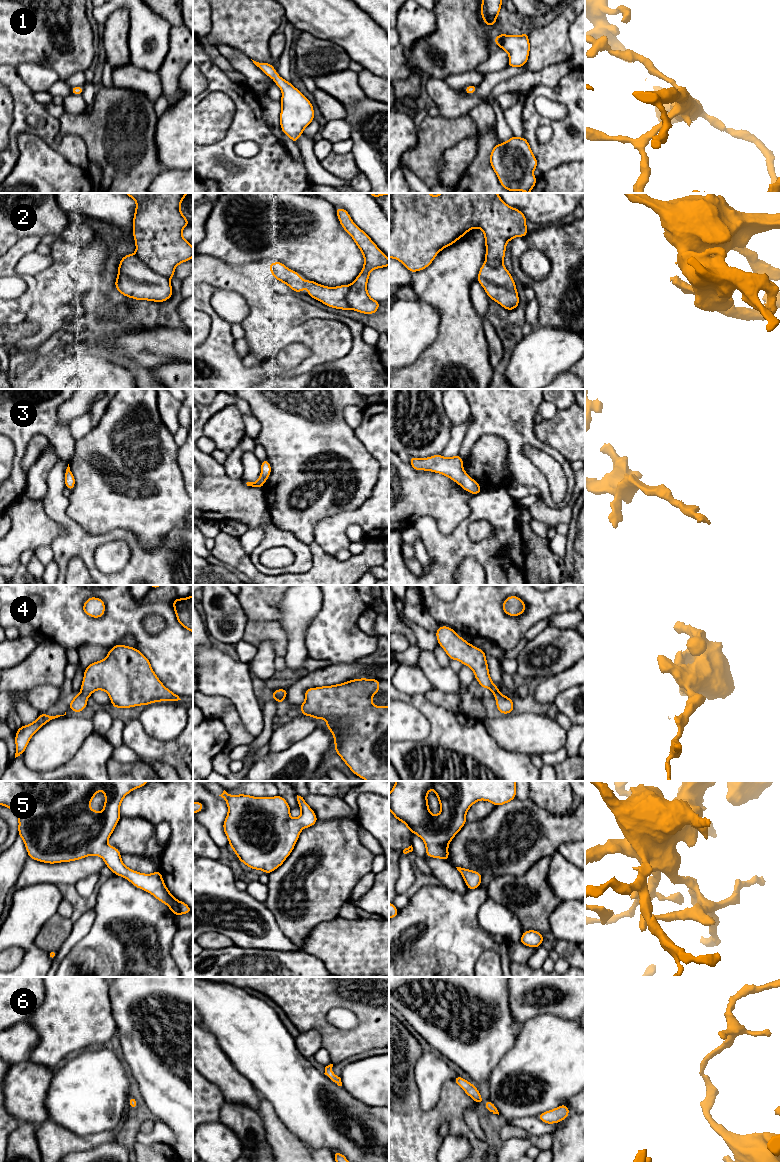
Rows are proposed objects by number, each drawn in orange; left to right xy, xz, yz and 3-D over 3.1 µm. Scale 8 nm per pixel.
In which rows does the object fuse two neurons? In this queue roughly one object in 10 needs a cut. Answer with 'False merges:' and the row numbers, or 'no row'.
False merges: no row

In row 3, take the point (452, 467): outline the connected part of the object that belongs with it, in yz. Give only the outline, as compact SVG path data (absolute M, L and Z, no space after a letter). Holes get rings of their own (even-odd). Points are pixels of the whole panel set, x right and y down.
M441 454L428 458L410 456L410 464L416 471L425 470L445 475L473 495L482 492L478 482L464 471L463 459L459 455L451 458L445 458Z

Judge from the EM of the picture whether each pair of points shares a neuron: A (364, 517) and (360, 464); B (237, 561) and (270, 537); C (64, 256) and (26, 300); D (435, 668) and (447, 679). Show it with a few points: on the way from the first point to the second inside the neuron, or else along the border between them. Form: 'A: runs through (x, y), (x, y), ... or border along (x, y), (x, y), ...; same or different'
A: border along (376, 483), (373, 492), (358, 507), (341, 511); different
B: border along (250, 555), (252, 563), (265, 573); different
C: border along (34, 276), (36, 289), (30, 305); different
D: runs through (438, 671), (444, 677); same

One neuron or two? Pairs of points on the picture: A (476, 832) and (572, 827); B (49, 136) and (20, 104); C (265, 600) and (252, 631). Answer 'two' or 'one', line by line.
A: one
B: one
C: two

